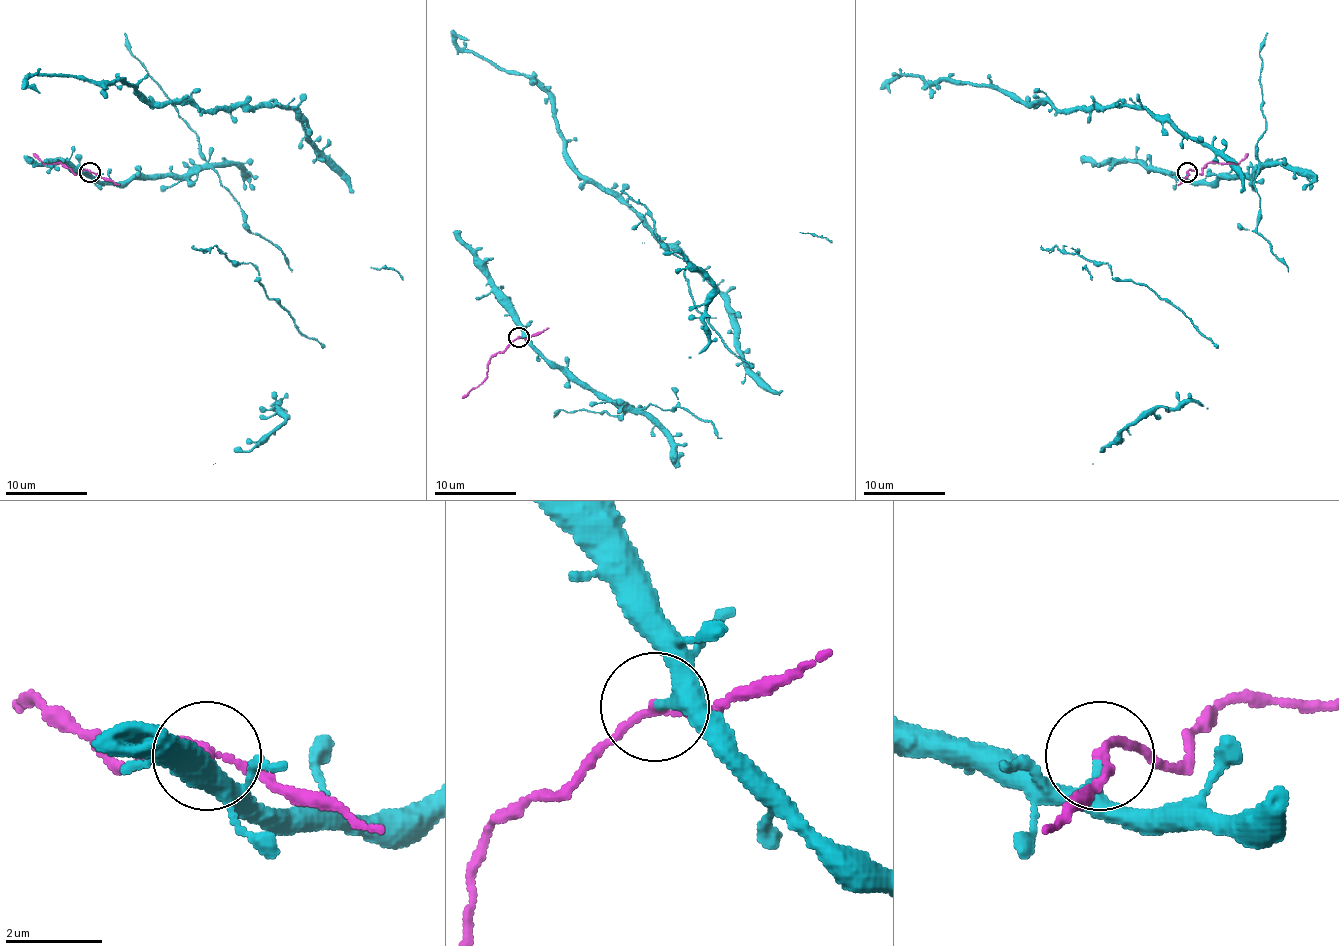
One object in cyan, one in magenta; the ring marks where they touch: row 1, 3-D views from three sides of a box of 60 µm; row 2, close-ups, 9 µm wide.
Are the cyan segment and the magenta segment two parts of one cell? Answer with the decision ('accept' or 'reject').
reject

